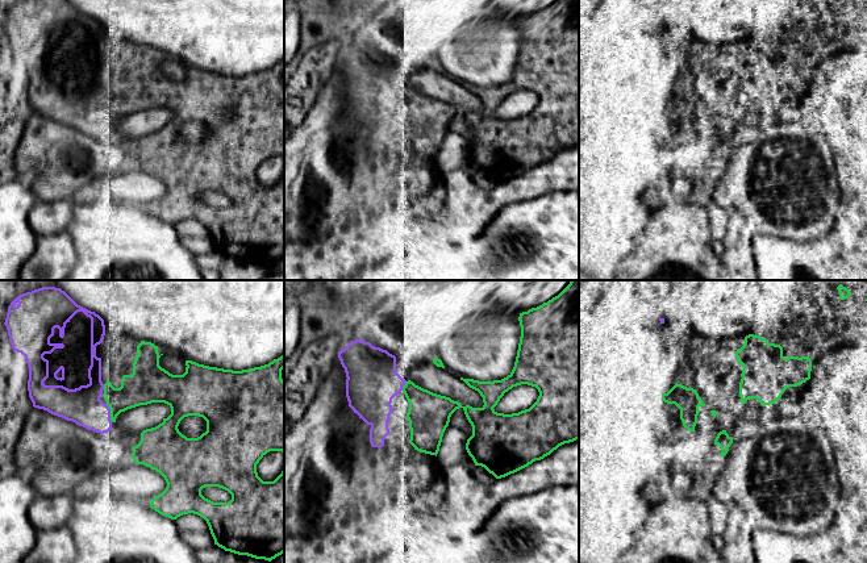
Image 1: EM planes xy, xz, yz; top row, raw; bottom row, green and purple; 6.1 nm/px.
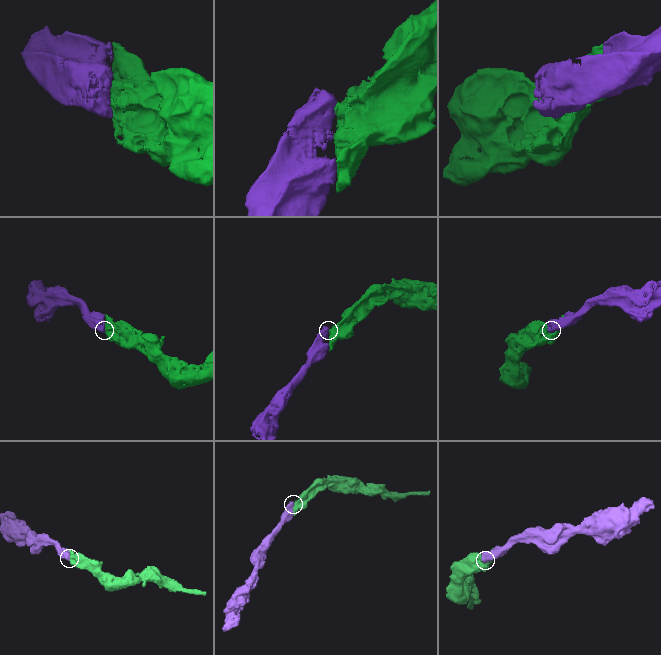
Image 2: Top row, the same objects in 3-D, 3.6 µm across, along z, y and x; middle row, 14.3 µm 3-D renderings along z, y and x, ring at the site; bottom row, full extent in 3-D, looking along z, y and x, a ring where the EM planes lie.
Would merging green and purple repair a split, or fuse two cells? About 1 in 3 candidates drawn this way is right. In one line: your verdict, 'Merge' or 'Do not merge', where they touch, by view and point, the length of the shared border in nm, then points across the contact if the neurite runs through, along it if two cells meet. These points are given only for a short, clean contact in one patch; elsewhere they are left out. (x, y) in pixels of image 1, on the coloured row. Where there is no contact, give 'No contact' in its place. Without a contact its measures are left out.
Merge. Touches green at xy (111, 413). Shared border 120 nm

